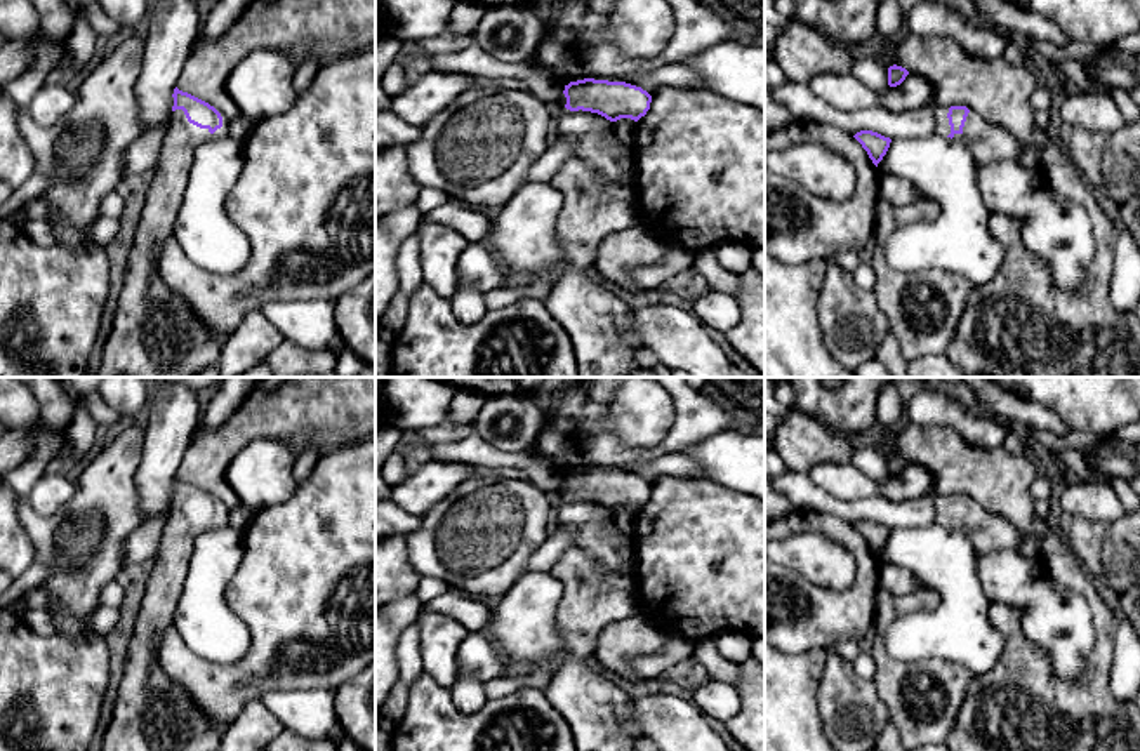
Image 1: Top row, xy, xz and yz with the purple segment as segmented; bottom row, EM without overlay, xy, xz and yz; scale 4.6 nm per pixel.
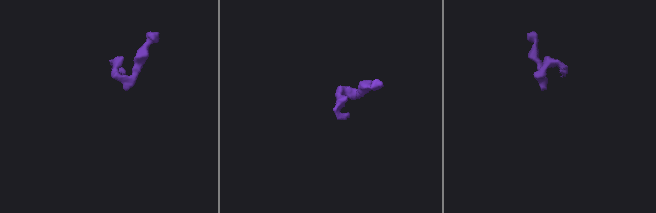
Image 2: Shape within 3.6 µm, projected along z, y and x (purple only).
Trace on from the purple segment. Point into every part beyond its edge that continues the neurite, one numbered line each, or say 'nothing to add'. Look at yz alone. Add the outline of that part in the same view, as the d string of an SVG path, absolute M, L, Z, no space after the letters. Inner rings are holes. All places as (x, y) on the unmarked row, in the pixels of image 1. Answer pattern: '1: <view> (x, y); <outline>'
1: yz (987, 532); M973 501L968 502L963 522L954 523L952 528L971 541L980 558L999 549L1017 549L1024 539L1024 532L1018 527Z

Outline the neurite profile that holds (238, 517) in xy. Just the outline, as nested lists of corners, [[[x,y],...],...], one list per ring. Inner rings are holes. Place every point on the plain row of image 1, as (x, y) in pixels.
[[[240,504],[233,509],[222,511],[224,523],[228,523],[236,532],[243,532],[247,528],[249,522],[252,520],[252,516],[254,516],[254,511],[250,511],[243,504]]]

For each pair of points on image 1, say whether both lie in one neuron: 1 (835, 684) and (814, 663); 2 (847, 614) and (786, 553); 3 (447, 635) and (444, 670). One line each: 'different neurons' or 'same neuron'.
1: different neurons
2: different neurons
3: same neuron

